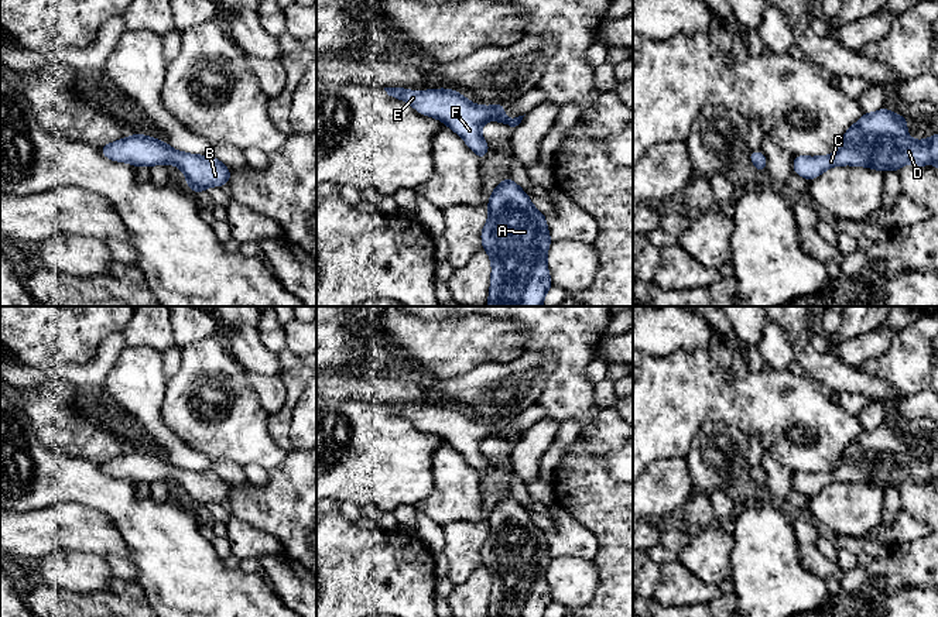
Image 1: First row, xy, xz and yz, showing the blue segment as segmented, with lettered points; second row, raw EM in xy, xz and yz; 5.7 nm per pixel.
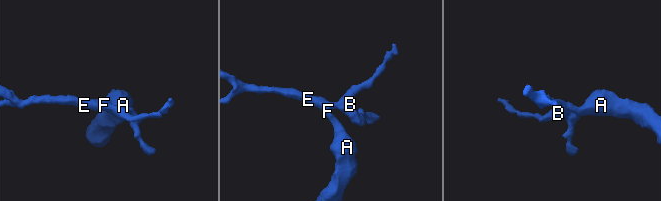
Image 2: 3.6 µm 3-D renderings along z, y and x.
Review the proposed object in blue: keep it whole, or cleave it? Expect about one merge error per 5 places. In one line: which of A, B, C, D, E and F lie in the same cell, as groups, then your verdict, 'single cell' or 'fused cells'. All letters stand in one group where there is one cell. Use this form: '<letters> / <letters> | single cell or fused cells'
A B C D E F | single cell

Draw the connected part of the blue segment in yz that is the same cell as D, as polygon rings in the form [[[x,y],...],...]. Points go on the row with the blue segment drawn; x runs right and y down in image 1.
[[[883,107],[865,113],[850,126],[832,155],[794,155],[794,174],[814,179],[831,167],[856,165],[898,172],[907,162],[938,165],[938,134],[914,141],[906,131],[908,121]]]

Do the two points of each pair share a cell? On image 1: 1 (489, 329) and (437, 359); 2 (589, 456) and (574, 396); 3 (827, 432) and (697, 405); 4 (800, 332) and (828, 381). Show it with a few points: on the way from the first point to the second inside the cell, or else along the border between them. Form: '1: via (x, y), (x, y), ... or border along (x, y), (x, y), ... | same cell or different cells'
1: via (476, 339), (449, 348) | same cell
2: border along (599, 411), (586, 436), (579, 441) | different cells
3: via (794, 420), (776, 405), (729, 405) | same cell
4: via (801, 345), (804, 353), (820, 369) | same cell

